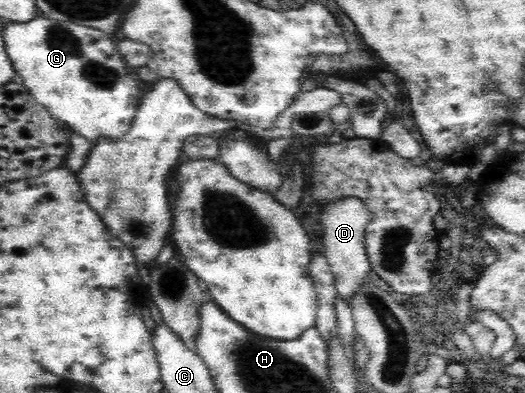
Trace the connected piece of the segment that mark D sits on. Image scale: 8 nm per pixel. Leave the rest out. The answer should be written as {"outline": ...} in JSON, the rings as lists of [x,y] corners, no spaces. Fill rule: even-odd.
{"outline":[[[345,196],[320,208],[319,222],[324,228],[323,252],[334,276],[337,295],[349,304],[361,285],[364,286],[373,277],[371,261],[365,249],[365,228],[369,219],[370,212],[357,196]]]}

